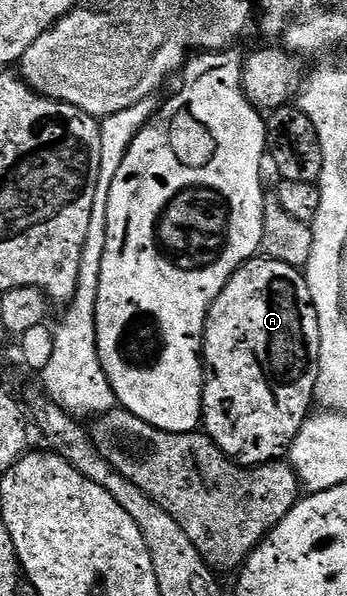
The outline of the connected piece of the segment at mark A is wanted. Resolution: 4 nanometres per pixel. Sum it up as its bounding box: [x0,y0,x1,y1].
[201,256,320,468]

